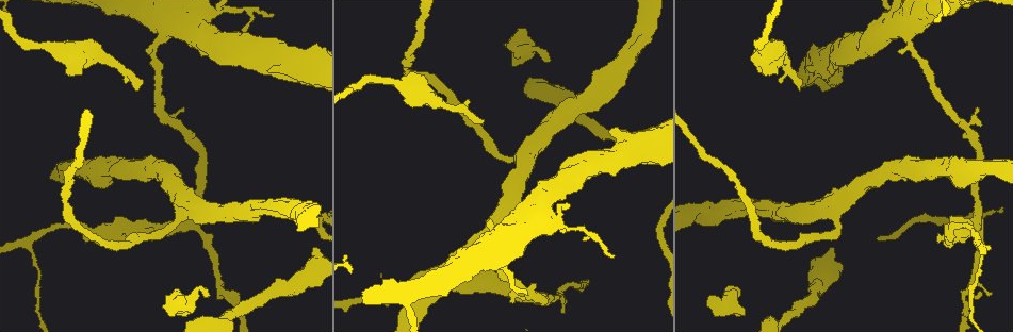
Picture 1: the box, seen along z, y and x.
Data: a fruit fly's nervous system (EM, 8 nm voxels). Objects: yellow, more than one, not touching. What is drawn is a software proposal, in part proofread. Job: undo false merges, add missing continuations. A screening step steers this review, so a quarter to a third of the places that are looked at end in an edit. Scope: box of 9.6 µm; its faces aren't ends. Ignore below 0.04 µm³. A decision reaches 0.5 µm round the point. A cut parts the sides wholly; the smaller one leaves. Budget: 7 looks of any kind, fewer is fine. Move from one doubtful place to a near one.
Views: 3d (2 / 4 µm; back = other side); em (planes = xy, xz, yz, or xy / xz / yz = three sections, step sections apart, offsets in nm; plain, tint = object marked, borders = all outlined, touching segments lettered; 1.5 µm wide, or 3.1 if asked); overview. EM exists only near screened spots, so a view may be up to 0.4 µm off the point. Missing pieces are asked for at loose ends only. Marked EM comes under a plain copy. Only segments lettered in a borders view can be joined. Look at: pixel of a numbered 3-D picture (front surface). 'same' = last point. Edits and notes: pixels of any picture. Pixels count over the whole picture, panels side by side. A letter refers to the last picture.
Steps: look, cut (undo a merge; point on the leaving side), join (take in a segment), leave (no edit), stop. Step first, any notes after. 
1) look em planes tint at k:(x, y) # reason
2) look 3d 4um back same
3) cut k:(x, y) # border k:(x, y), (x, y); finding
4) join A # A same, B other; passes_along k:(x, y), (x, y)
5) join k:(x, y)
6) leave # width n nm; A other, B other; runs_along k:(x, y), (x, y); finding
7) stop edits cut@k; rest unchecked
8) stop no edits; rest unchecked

look 3d 4um at 1:(800, 90) # branch stops here

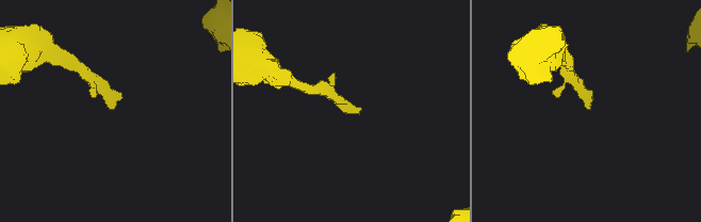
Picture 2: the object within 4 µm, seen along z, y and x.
look em planes borders at 2:(113, 109)

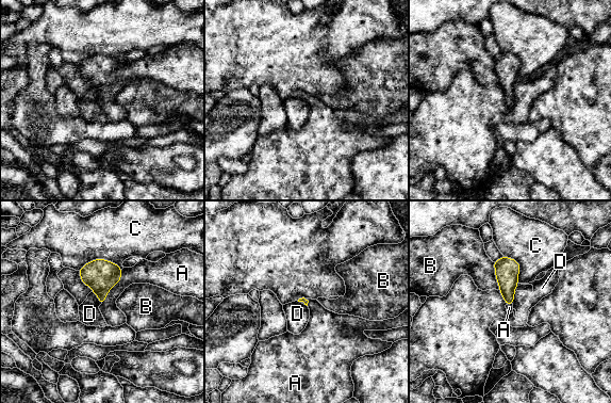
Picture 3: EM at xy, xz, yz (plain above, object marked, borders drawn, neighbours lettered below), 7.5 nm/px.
join A # longest_contact C 340 nm; A same, B other, C other, D other; passes_along 3:(100, 275), (111, 288), (139, 273); it goes on there

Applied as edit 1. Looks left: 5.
look overview # redraw

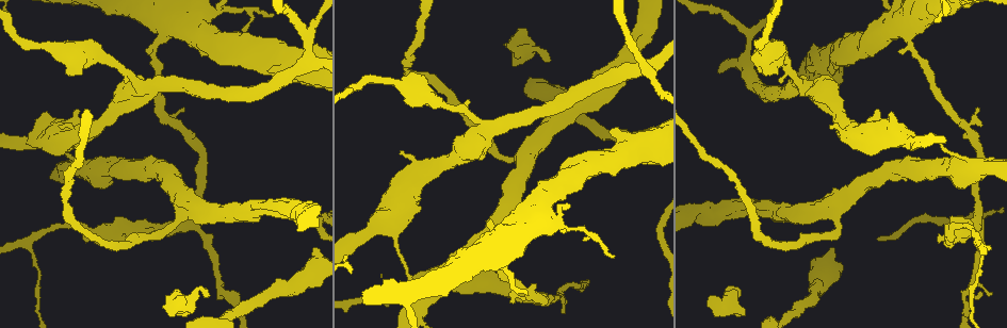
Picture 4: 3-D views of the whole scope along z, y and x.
look em planes borders at 4:(267, 71) # stops while still wide

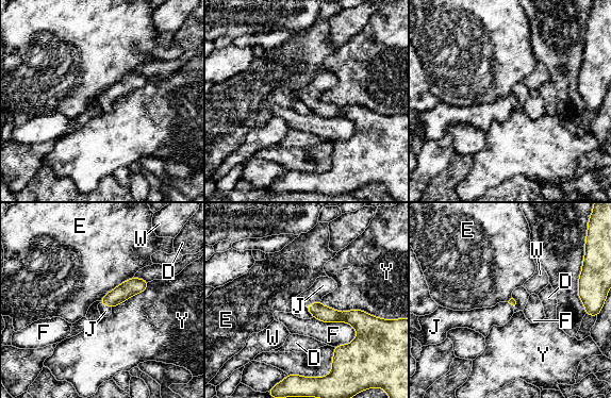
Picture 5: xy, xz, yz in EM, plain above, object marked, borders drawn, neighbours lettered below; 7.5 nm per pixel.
join J # D other, E other, F other, J same, W other, Y other; passes_along 5:(325, 314), (312, 303), (323, 285); the neuron continues

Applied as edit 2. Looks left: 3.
stop edits join@3, join@5; rest unchecked

